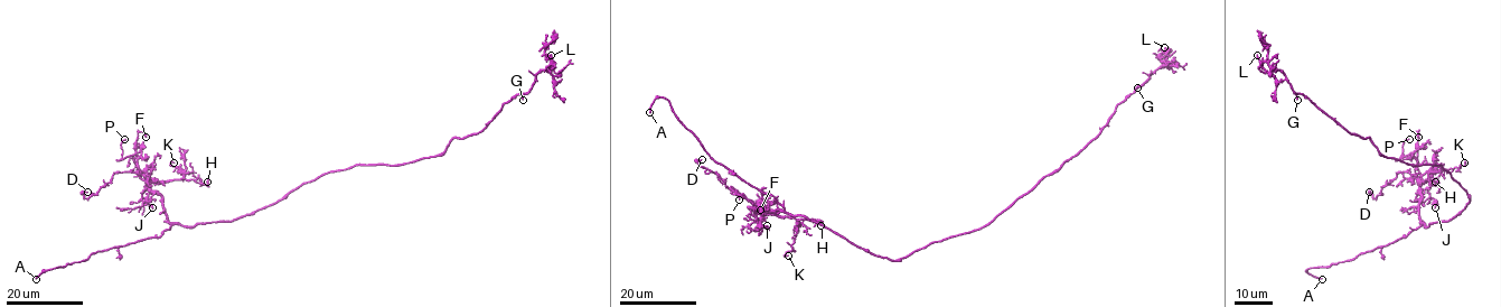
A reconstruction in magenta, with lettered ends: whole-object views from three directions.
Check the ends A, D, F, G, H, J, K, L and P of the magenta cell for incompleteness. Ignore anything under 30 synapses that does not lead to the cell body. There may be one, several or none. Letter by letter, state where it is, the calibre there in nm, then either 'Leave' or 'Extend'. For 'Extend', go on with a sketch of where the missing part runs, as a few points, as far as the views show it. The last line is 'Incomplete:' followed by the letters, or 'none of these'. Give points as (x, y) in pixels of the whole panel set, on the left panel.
A: Place: (36, 279). Thickness 150 nm. Extend
D: Place: (87, 192). Thickness 110 nm. Leave
F: Place: (146, 137). Thickness 200 nm. Leave
G: Place: (523, 100). Thickness 130 nm. Leave
H: Place: (207, 182). Thickness 80 nm. Leave
J: Place: (152, 207). Thickness 150 nm. Leave
K: Place: (174, 163). Thickness 120 nm. Leave
L: Place: (551, 55). Thickness 150 nm. Leave
P: Place: (124, 139). Thickness 100 nm. Leave
Incomplete: A

